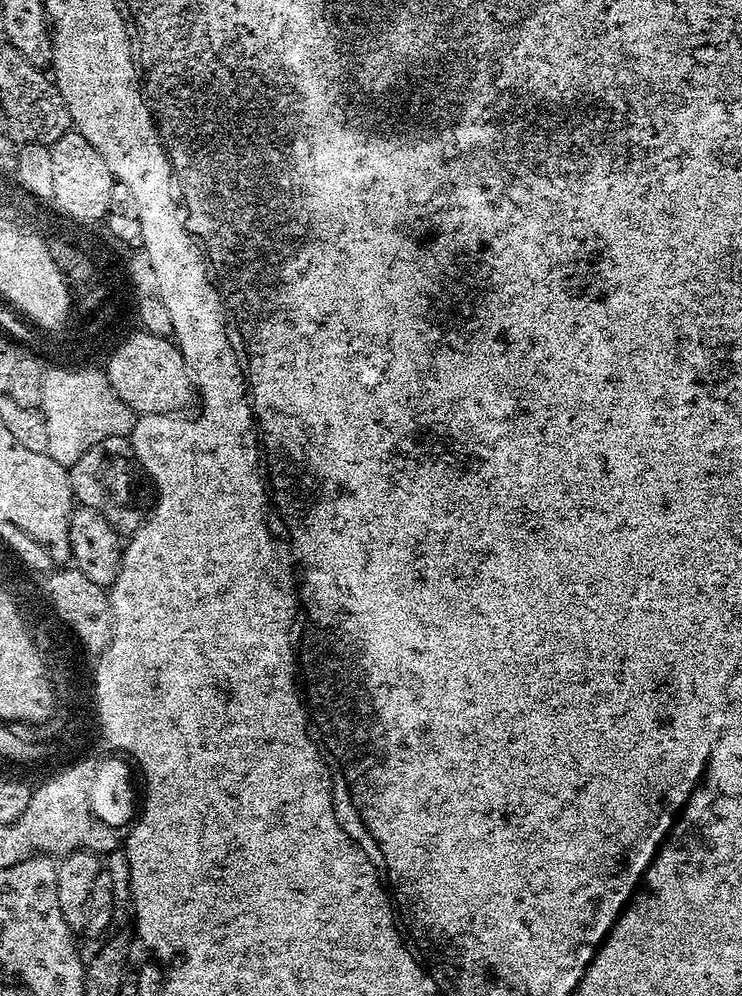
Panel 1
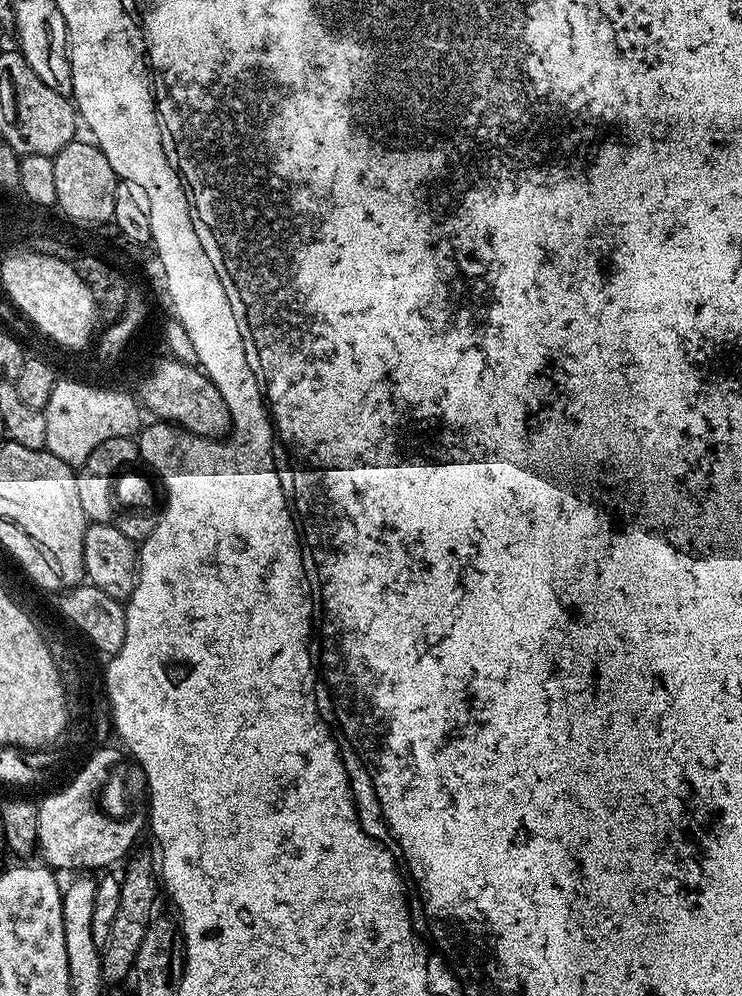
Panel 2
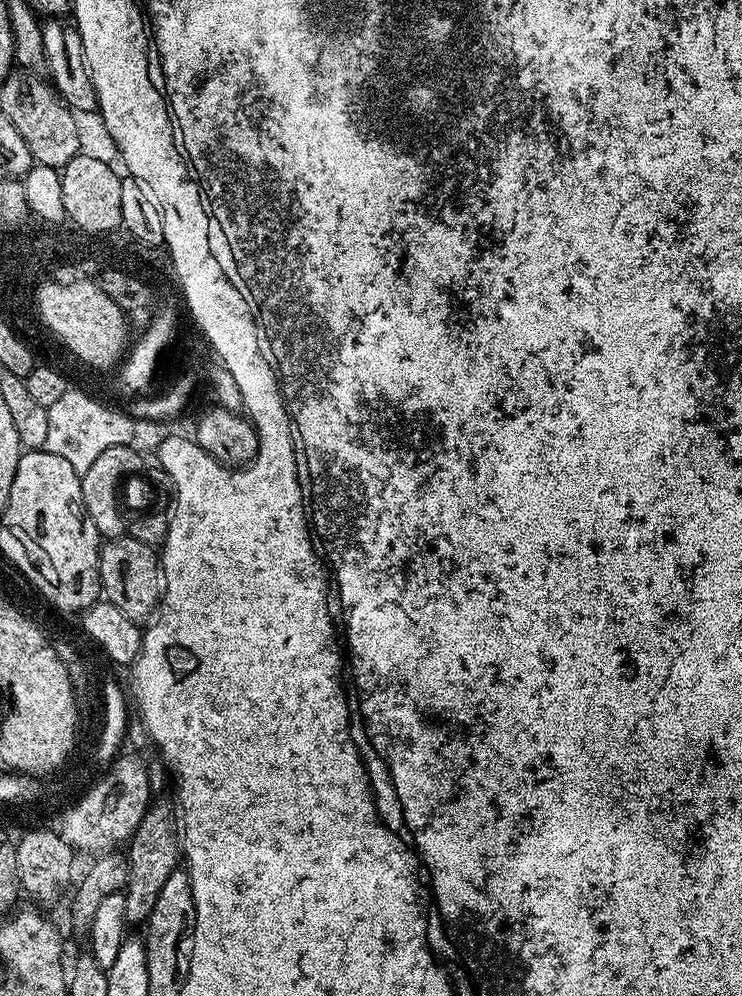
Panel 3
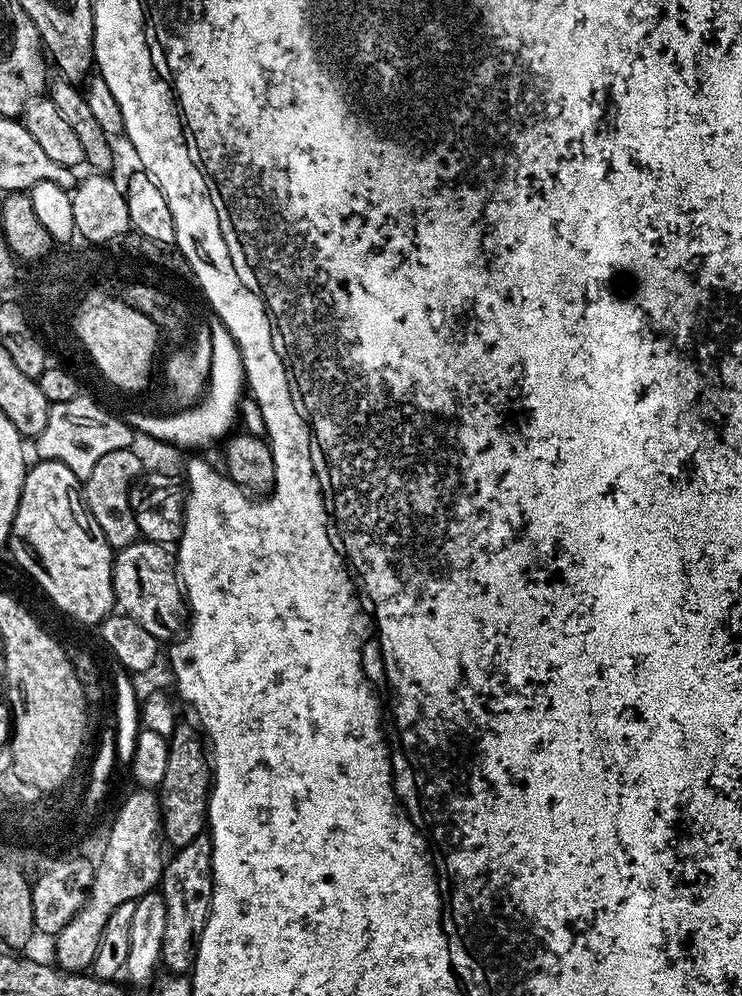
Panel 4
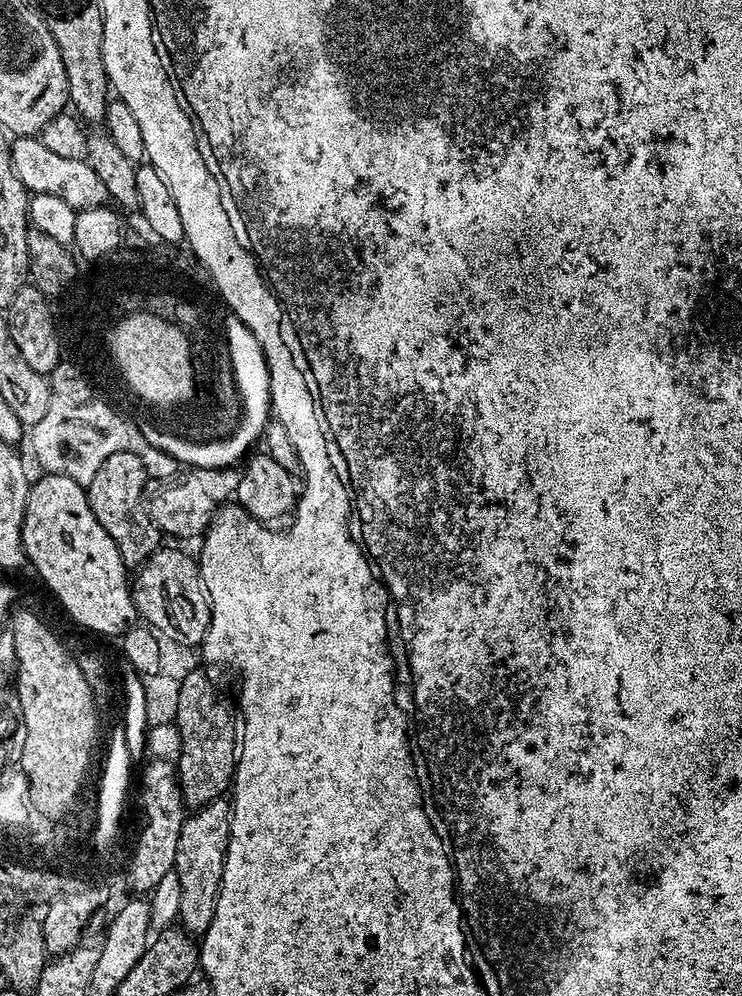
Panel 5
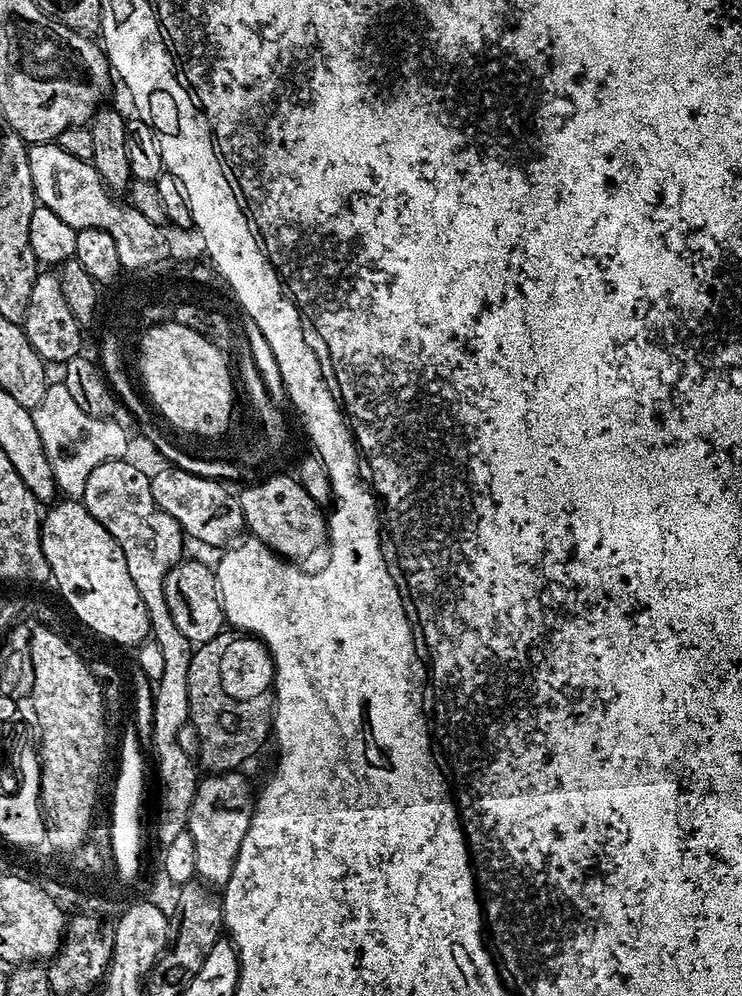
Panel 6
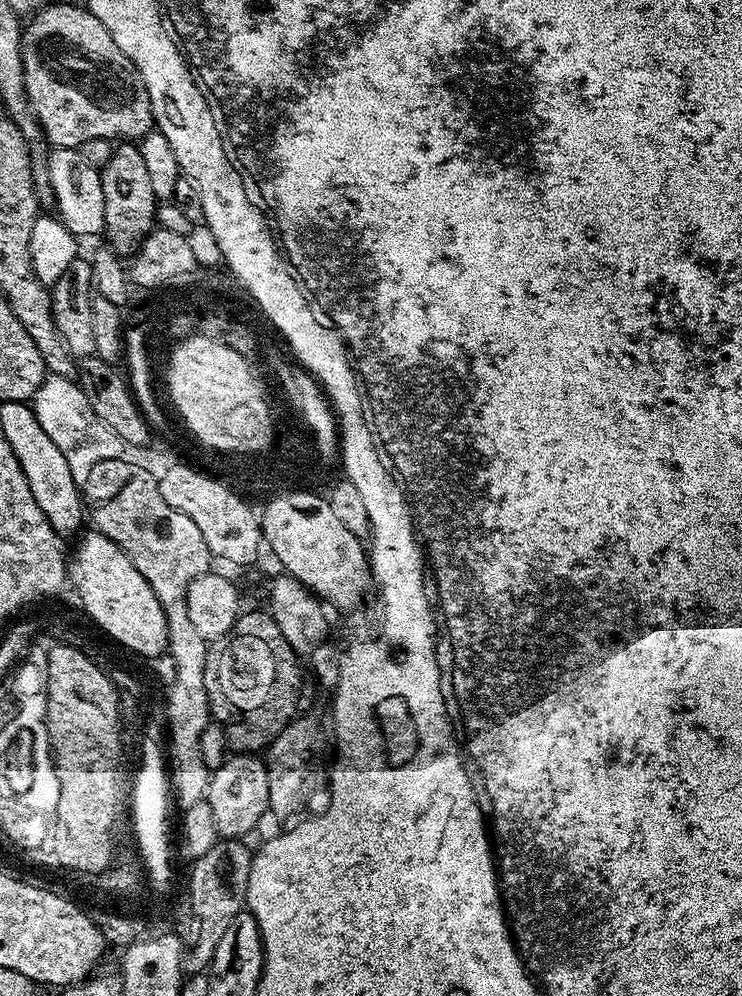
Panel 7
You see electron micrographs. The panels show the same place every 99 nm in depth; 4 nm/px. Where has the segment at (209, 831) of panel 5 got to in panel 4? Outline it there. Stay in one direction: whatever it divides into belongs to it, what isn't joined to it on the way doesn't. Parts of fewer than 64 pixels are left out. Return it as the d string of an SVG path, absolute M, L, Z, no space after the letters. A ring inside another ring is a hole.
M201 834L184 848L175 849L164 865L158 891L166 902L166 930L162 934L160 958L172 974L188 974L196 961L196 947L212 901L212 841Z

